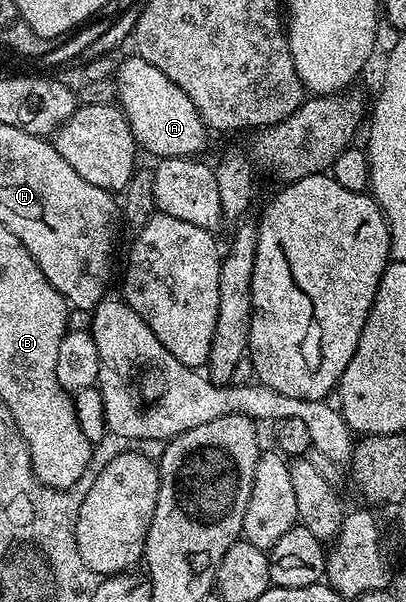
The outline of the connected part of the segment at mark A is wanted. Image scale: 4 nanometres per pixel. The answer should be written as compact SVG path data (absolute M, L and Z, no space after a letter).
M138 53L132 54L132 59L118 64L114 81L118 106L123 108L123 116L129 121L129 129L142 150L144 147L149 154L155 155L156 160L195 157L200 154L198 151L207 143L209 128L197 113L193 101L189 101L189 93L173 85L173 81L169 81L169 77L165 77L165 73L157 69L157 65L149 65L149 61L142 59Z

